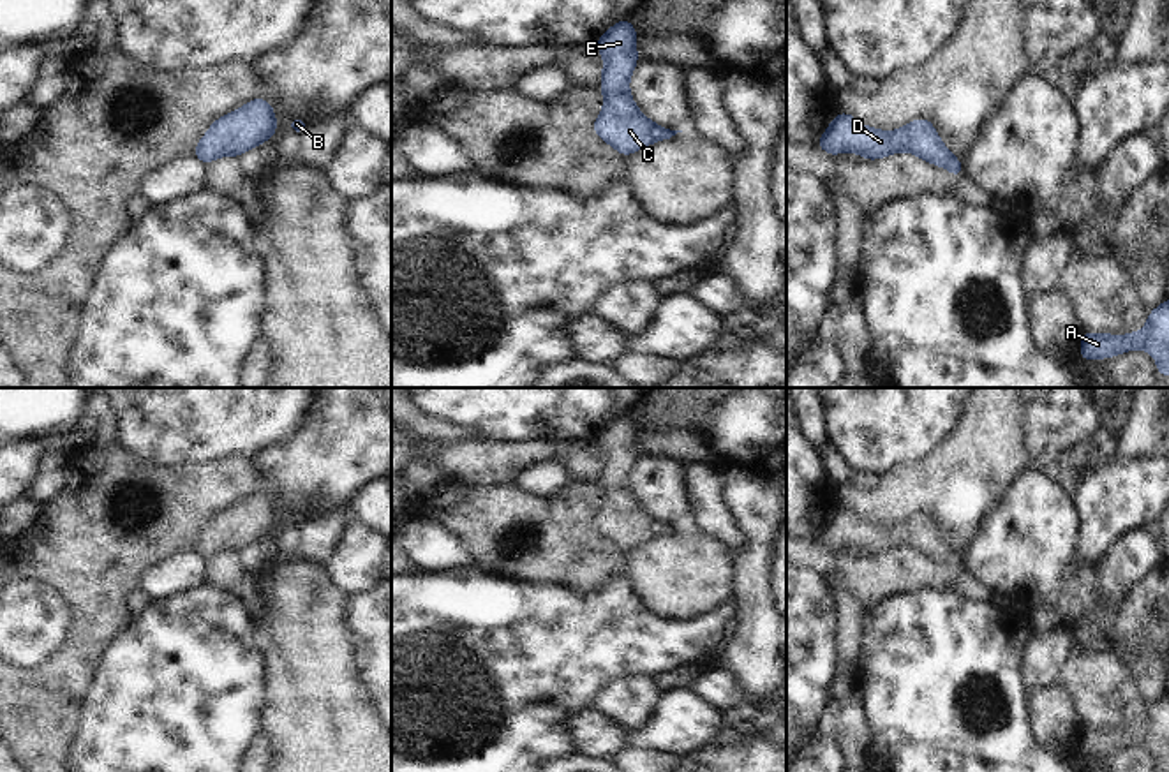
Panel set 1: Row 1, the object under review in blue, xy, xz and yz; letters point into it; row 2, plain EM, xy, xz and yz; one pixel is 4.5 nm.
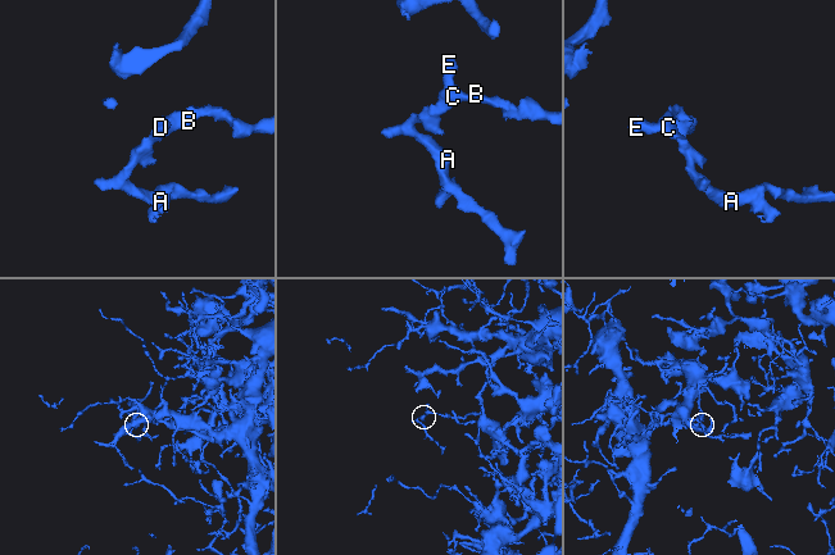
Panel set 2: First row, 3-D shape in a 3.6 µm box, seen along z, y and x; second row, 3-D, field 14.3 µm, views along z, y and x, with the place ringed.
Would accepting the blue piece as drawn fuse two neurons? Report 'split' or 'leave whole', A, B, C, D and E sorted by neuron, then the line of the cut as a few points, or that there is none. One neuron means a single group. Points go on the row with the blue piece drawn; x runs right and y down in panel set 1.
leave whole; groups A B C D E; cut none

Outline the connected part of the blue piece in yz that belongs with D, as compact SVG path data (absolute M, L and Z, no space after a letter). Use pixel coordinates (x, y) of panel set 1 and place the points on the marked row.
M839 111L816 146L832 157L853 152L862 155L864 160L878 160L906 150L926 162L945 167L954 178L963 178L963 160L950 153L933 122L926 118L917 118L892 132L885 132L866 127L855 116Z

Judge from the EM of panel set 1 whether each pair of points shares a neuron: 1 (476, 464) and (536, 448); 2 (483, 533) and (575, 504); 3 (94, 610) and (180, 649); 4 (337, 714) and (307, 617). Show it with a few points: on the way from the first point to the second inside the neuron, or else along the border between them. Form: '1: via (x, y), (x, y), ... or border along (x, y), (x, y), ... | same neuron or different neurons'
1: via (491, 462), (501, 462), (522, 453) | same neuron
2: via (506, 526), (519, 519), (552, 519) | same neuron
3: border along (134, 619), (115, 637), (103, 658) | different neurons
4: via (312, 690), (307, 642) | same neuron

